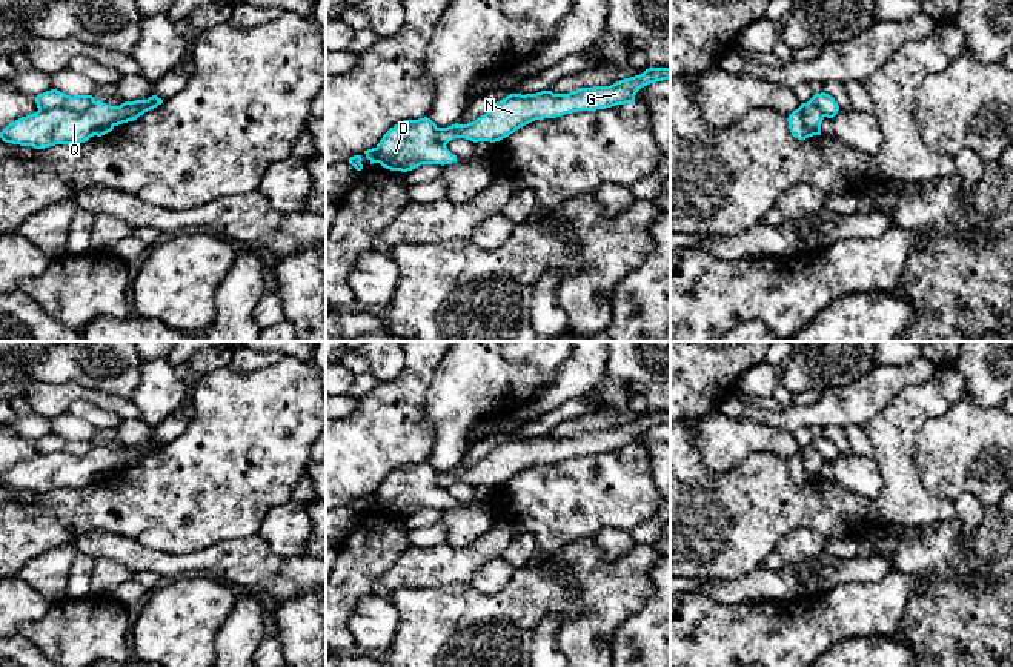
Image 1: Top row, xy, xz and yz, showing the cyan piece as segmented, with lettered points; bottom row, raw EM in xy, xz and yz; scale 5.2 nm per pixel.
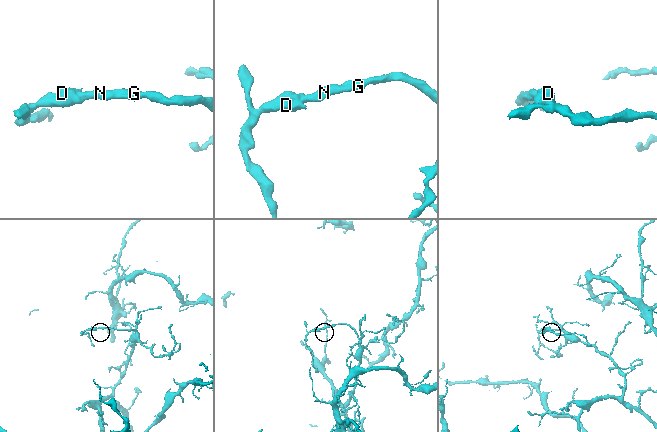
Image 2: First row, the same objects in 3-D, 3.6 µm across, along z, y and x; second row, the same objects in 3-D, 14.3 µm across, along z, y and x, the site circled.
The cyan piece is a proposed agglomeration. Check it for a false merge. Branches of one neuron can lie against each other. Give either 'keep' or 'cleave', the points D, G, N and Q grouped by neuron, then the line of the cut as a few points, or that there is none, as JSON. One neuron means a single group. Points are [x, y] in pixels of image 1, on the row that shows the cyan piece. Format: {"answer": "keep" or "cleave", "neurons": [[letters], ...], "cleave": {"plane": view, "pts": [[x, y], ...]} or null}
{"answer": "cleave", "neurons": [["D"], ["G", "N", "Q"]], "cleave": {"plane": "xy", "pts": [[96, 102], [83, 111], [60, 108], [39, 111]]}}

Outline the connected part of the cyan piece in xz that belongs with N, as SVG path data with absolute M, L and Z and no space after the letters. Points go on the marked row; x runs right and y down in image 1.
M650 66L643 74L610 86L581 88L569 94L553 94L552 91L526 95L510 94L475 121L438 128L435 137L441 144L455 138L495 143L535 120L633 103L641 88L663 80L670 80L670 68Z

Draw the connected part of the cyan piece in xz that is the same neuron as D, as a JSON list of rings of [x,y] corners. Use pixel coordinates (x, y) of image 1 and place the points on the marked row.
[[[427,117],[400,121],[377,144],[378,163],[386,169],[401,172],[421,164],[457,163],[457,155],[437,141],[437,129]]]

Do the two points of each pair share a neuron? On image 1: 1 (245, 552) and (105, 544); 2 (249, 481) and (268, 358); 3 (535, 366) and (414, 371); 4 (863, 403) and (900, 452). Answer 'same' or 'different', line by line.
1: same
2: different
3: different
4: different

